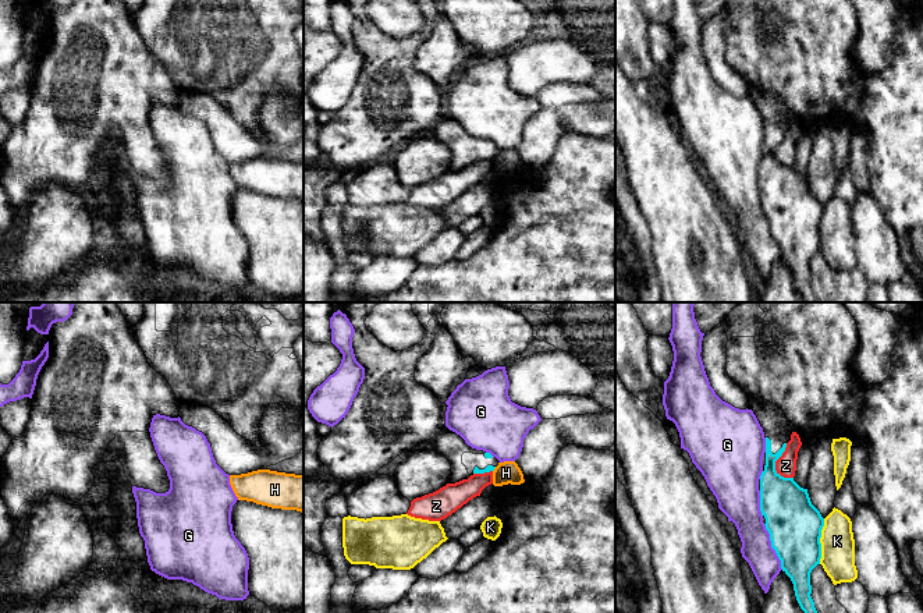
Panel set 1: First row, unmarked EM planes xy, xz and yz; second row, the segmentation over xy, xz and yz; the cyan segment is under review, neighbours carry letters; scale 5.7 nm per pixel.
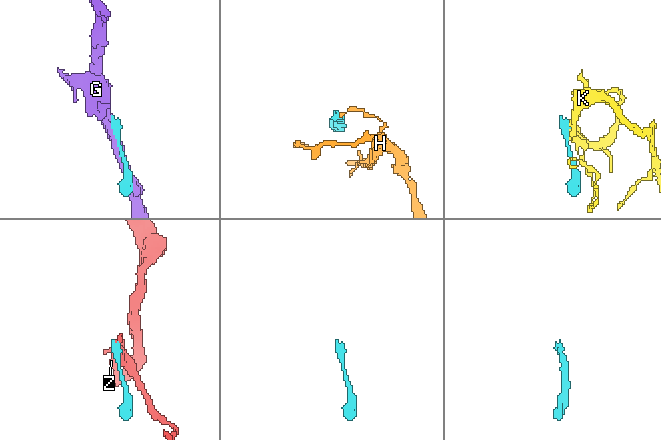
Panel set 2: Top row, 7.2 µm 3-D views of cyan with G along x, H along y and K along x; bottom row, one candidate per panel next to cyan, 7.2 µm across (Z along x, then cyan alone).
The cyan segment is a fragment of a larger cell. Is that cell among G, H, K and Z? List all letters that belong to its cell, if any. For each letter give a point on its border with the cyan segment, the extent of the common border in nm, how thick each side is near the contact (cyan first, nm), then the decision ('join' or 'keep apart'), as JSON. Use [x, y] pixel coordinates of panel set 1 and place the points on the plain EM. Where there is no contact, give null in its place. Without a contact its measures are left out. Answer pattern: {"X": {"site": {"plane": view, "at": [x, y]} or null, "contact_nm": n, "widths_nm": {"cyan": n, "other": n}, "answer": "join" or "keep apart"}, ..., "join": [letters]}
{"G": {"site": {"plane": "yz", "at": [771, 234]}, "contact_nm": 280, "widths_nm": {"cyan": 300, "other": 180}, "answer": "keep apart"}, "H": {"site": {"plane": "xz", "at": [493, 158]}, "contact_nm": 40, "widths_nm": {"cyan": 40, "other": 130}, "answer": "keep apart"}, "K": {"site": {"plane": "yz", "at": [819, 229]}, "contact_nm": 260, "widths_nm": {"cyan": 300, "other": 190}, "answer": "keep apart"}, "Z": {"site": {"plane": "yz", "at": [774, 153]}, "contact_nm": 220, "widths_nm": {"cyan": 280, "other": 120}, "answer": "keep apart"}, "join": []}

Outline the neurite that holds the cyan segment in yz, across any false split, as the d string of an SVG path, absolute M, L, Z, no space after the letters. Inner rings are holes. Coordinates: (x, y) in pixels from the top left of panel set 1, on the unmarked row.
M748 82L748 86L766 125L759 167L763 210L782 259L794 272L800 297L805 302L819 302L810 284L810 261L820 252L824 206L812 192L807 177L775 159L775 149L785 139L792 123L784 99L757 82Z

